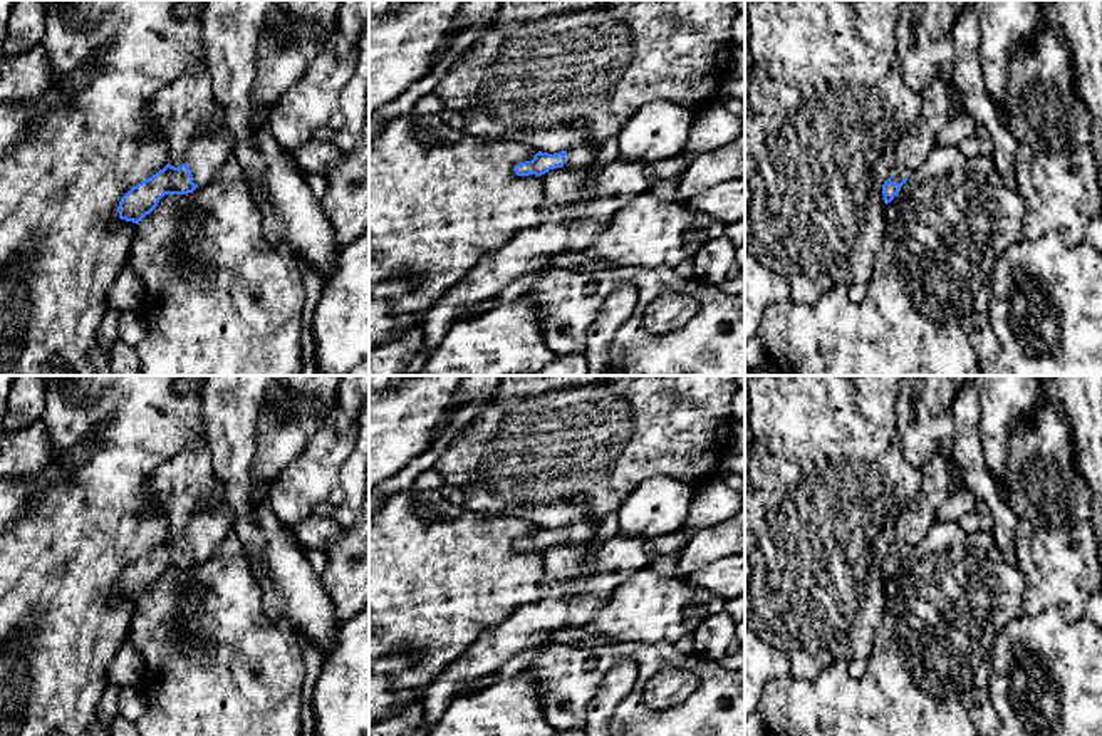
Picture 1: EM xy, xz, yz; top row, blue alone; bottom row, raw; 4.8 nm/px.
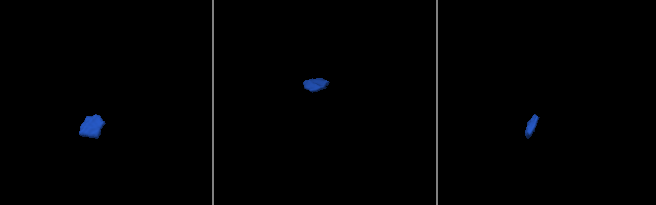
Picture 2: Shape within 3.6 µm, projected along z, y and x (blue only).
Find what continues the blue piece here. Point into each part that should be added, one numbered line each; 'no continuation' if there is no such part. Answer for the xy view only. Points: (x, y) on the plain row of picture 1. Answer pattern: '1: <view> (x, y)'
1: xy (207, 528)

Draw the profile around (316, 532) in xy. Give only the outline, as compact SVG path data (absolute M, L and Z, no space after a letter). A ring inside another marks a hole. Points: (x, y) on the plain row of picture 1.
M310 515L292 526L297 540L309 548L324 548L340 533L340 528L334 515Z

